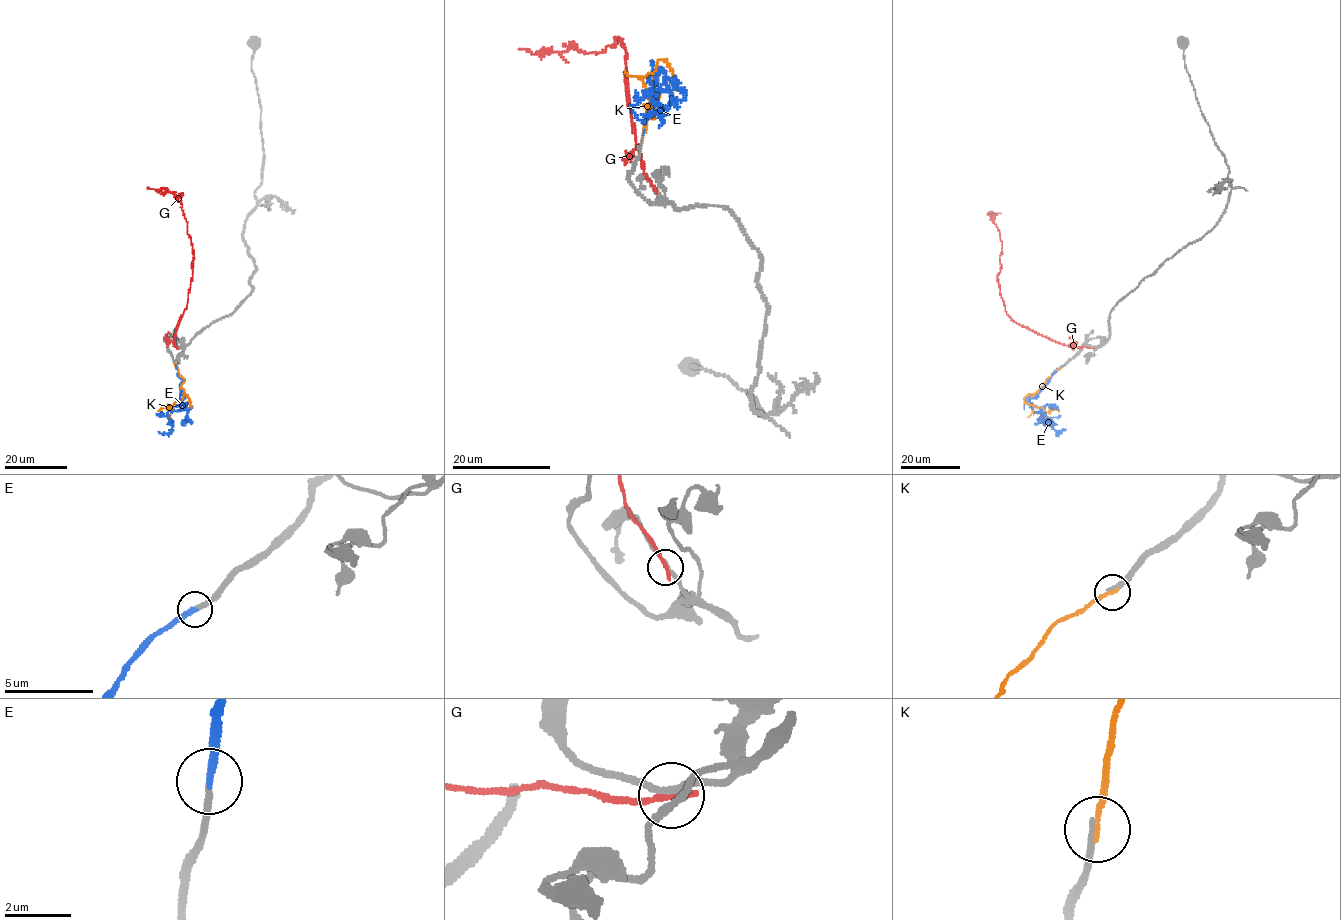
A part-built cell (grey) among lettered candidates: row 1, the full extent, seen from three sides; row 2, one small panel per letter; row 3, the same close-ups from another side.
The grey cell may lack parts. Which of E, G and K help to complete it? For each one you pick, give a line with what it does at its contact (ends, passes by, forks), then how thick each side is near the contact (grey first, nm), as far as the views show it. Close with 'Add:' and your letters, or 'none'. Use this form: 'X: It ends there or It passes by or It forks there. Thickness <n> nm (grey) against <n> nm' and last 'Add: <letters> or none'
E: It ends there. Thickness 200 nm (grey) against 240 nm
Add: E

